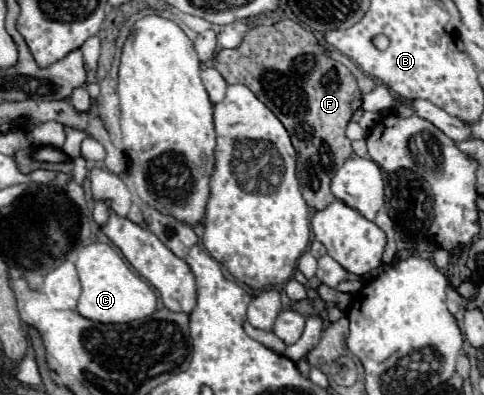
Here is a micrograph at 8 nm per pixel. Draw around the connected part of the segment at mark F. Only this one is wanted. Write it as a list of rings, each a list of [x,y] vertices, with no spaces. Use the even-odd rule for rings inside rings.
[[[284,19],[274,25],[260,25],[254,27],[246,33],[242,45],[238,49],[222,49],[212,63],[220,75],[228,83],[242,83],[252,89],[252,93],[274,111],[274,115],[284,123],[286,131],[292,137],[292,145],[298,151],[296,161],[298,161],[298,181],[300,181],[300,191],[306,203],[318,211],[330,205],[336,197],[330,193],[330,181],[334,167],[344,165],[352,157],[352,147],[350,139],[346,137],[346,125],[352,117],[352,113],[362,105],[362,93],[358,89],[356,77],[340,63],[334,61],[332,57],[326,55],[326,49],[318,39],[314,37],[312,31],[300,27],[296,21]]]

